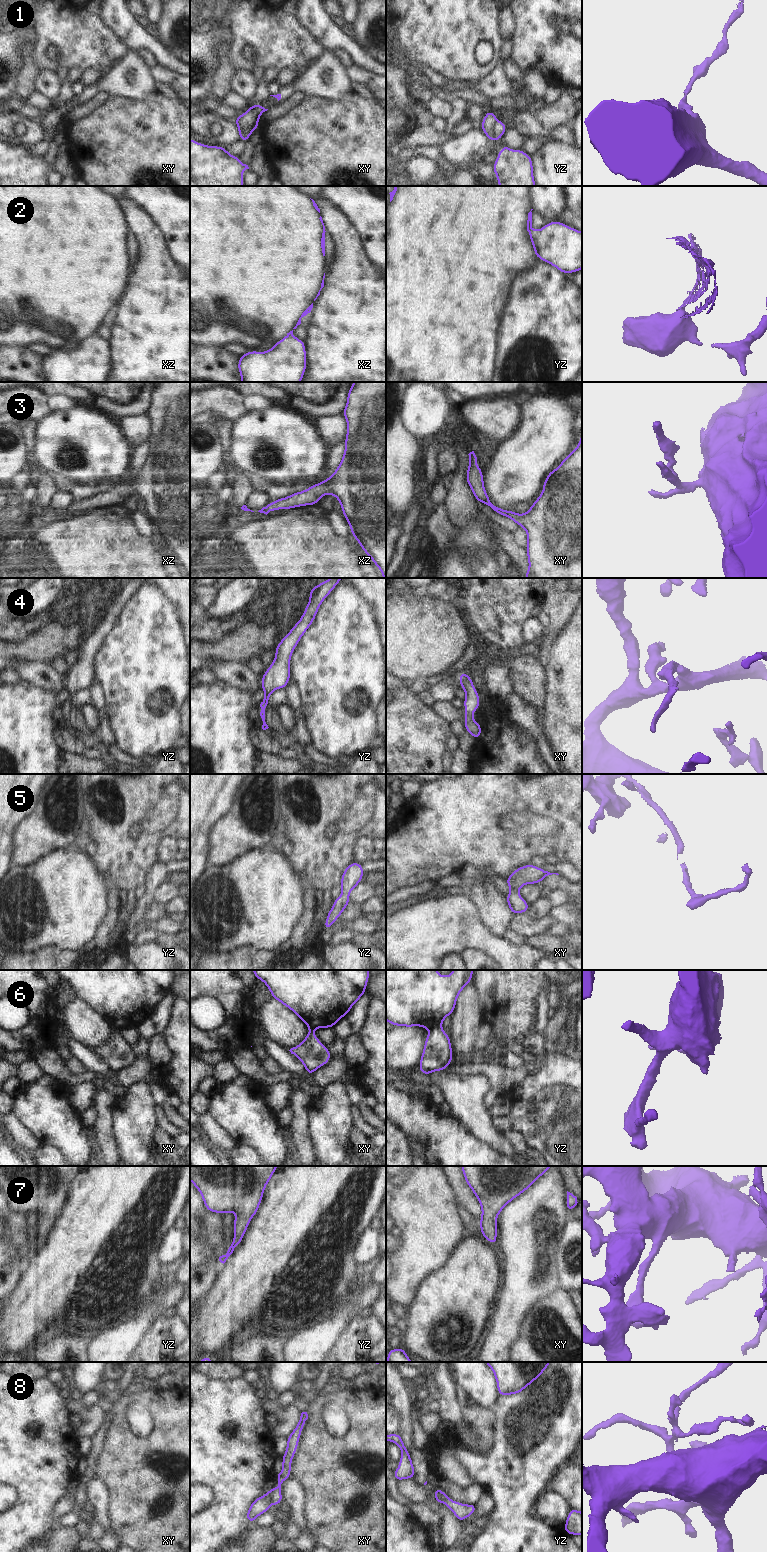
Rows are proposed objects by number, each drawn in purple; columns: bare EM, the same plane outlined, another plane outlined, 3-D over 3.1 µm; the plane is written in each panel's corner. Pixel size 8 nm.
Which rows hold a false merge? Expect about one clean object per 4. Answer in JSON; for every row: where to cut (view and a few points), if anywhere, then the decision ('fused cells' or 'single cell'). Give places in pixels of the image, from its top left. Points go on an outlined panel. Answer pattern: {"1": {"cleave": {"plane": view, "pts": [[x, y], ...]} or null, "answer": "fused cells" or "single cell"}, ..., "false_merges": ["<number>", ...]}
{"1": {"cleave": {"plane": "xy", "pts": [[257, 121], [246, 127], [239, 139]]}, "answer": "fused cells"}, "2": {"cleave": {"plane": "yz", "pts": [[536, 231], [535, 245], [538, 255]]}, "answer": "fused cells"}, "3": {"cleave": null, "answer": "single cell"}, "4": {"cleave": null, "answer": "single cell"}, "5": {"cleave": null, "answer": "single cell"}, "6": {"cleave": {"plane": "yz", "pts": [[440, 1025], [430, 1031]]}, "answer": "fused cells"}, "7": {"cleave": null, "answer": "single cell"}, "8": {"cleave": {"plane": "xy", "pts": [[272, 1489], [270, 1503]]}, "answer": "fused cells"}, "false_merges": ["1", "2", "6", "8"]}

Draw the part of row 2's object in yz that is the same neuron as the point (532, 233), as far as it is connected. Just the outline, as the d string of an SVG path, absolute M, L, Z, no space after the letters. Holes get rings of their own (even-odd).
M531 209L532 211L533 209ZM532 212L528 213L528 220L527 220L527 231L529 232L529 238L531 239L533 249L535 250L534 255L537 258L538 251L537 246L535 245L535 237L537 236L537 231L532 228Z

